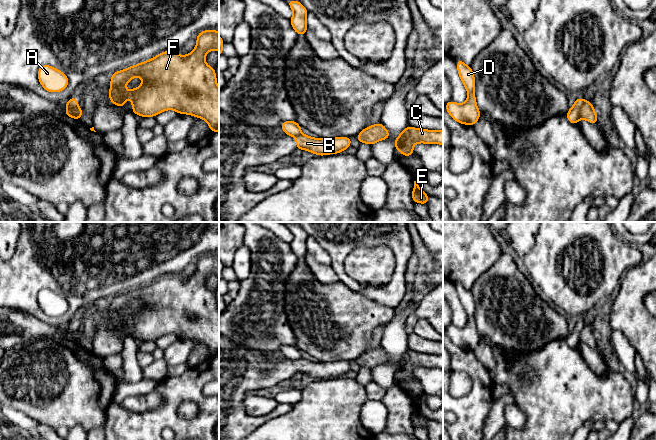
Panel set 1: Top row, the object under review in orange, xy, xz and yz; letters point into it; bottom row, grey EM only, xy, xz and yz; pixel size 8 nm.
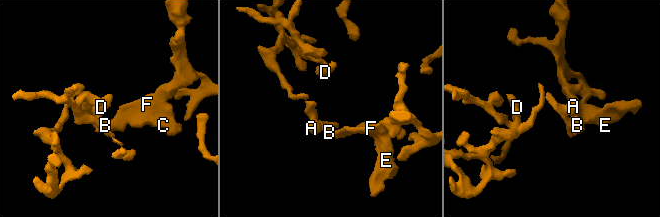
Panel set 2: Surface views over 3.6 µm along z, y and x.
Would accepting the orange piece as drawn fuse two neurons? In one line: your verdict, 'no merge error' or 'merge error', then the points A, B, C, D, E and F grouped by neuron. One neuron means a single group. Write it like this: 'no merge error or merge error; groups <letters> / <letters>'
merge error; groups A D / B C E F

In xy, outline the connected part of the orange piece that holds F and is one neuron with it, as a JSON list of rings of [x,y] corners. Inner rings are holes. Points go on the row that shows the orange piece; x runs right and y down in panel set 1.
[[[205,30],[197,34],[193,52],[181,56],[175,51],[164,51],[152,59],[112,74],[109,100],[118,107],[125,106],[127,97],[132,98],[132,110],[135,115],[155,117],[172,109],[178,114],[189,114],[204,119],[212,132],[219,132],[219,88],[217,87],[214,67],[209,67],[205,56],[209,50],[219,52],[219,32]],[[134,76],[142,78],[141,86],[127,92],[124,86]]]

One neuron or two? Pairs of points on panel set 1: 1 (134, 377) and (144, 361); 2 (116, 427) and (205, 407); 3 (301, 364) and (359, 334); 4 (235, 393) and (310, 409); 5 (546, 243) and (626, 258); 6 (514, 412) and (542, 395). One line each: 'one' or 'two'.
1: two
2: one
3: two
4: one
5: one
6: two

